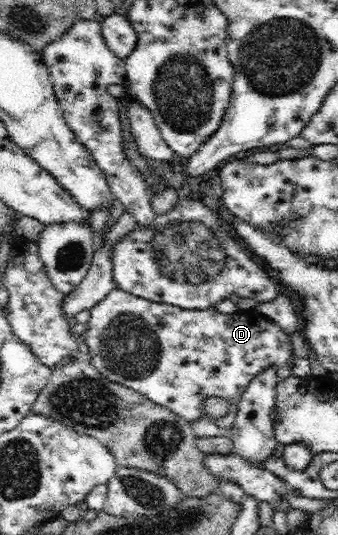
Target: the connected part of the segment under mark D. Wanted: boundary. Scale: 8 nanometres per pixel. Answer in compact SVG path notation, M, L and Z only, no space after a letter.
M118 286L90 309L87 325L82 336L89 348L91 364L108 380L134 389L188 422L197 421L199 416L207 414L203 407L205 398L221 396L230 405L228 414L216 421L223 433L228 433L233 426L238 403L253 377L271 365L278 368L289 363L293 355L291 336L283 332L275 320L257 310L223 314L215 306L207 309L183 309L137 297Z

